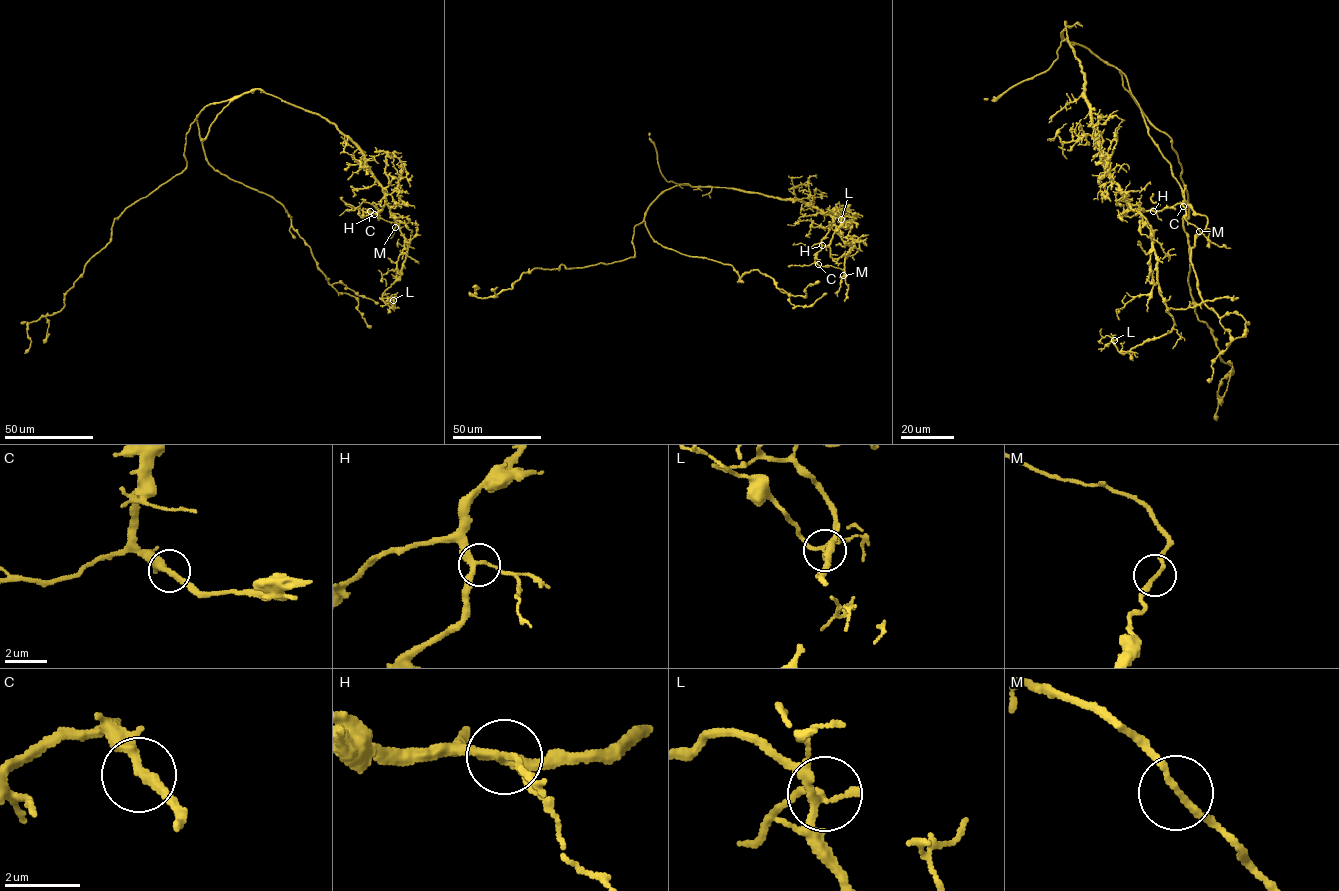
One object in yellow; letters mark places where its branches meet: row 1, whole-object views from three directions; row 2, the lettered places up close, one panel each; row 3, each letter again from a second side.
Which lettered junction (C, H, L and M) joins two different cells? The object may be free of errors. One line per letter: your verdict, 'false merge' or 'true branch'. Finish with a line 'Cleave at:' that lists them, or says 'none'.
C: true branch
H: true branch
L: true branch
M: true branch
Cleave at: none

